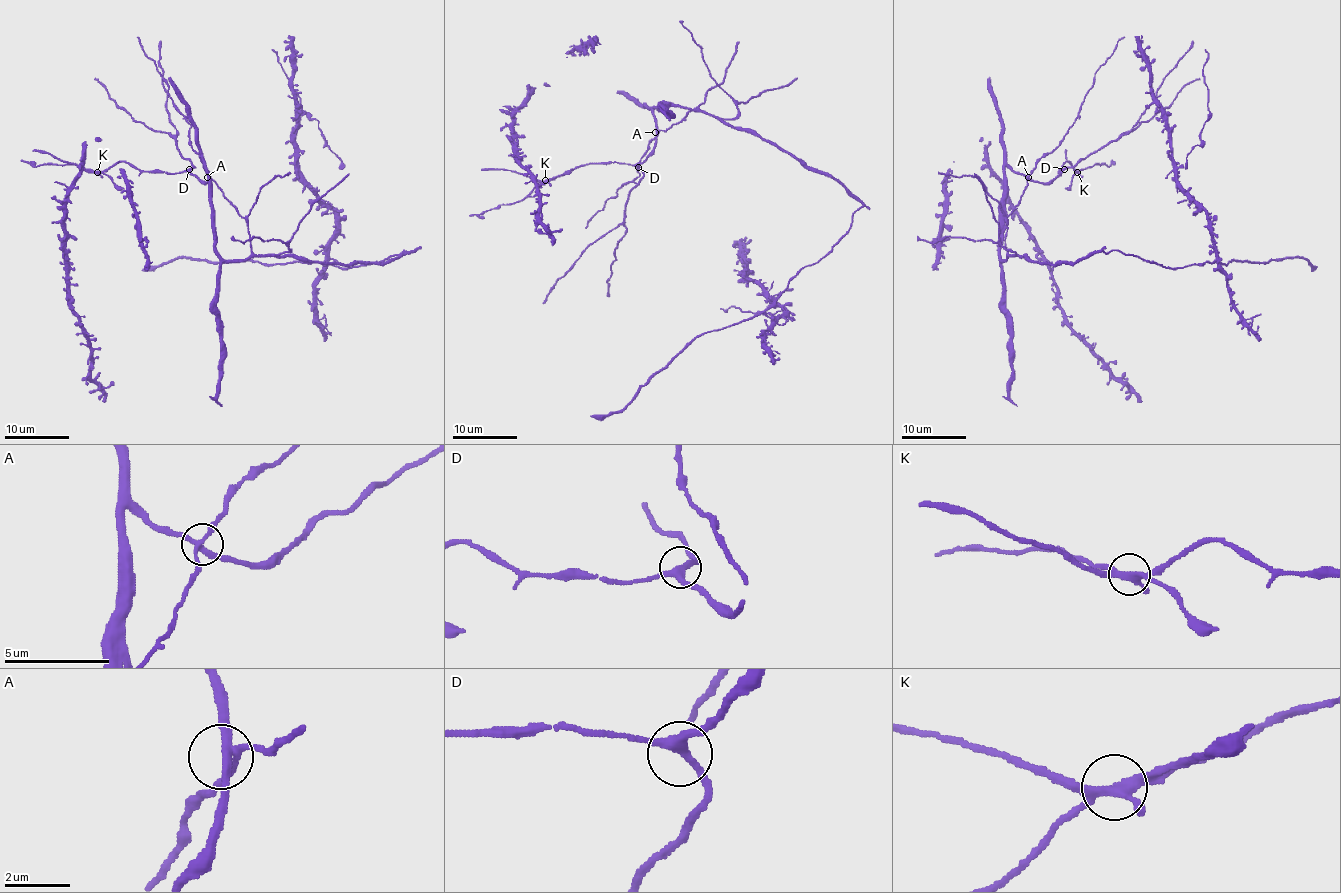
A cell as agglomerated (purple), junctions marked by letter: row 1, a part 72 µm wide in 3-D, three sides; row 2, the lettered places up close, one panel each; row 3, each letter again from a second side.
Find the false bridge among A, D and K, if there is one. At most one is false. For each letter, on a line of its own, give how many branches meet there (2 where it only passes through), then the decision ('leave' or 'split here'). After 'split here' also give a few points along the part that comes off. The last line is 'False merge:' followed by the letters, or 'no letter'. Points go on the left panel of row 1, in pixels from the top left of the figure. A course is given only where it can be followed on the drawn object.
A: 4 branches meet; leave
D: 3 branches meet; leave
K: 4 branches meet; leave
False merge: no letter

